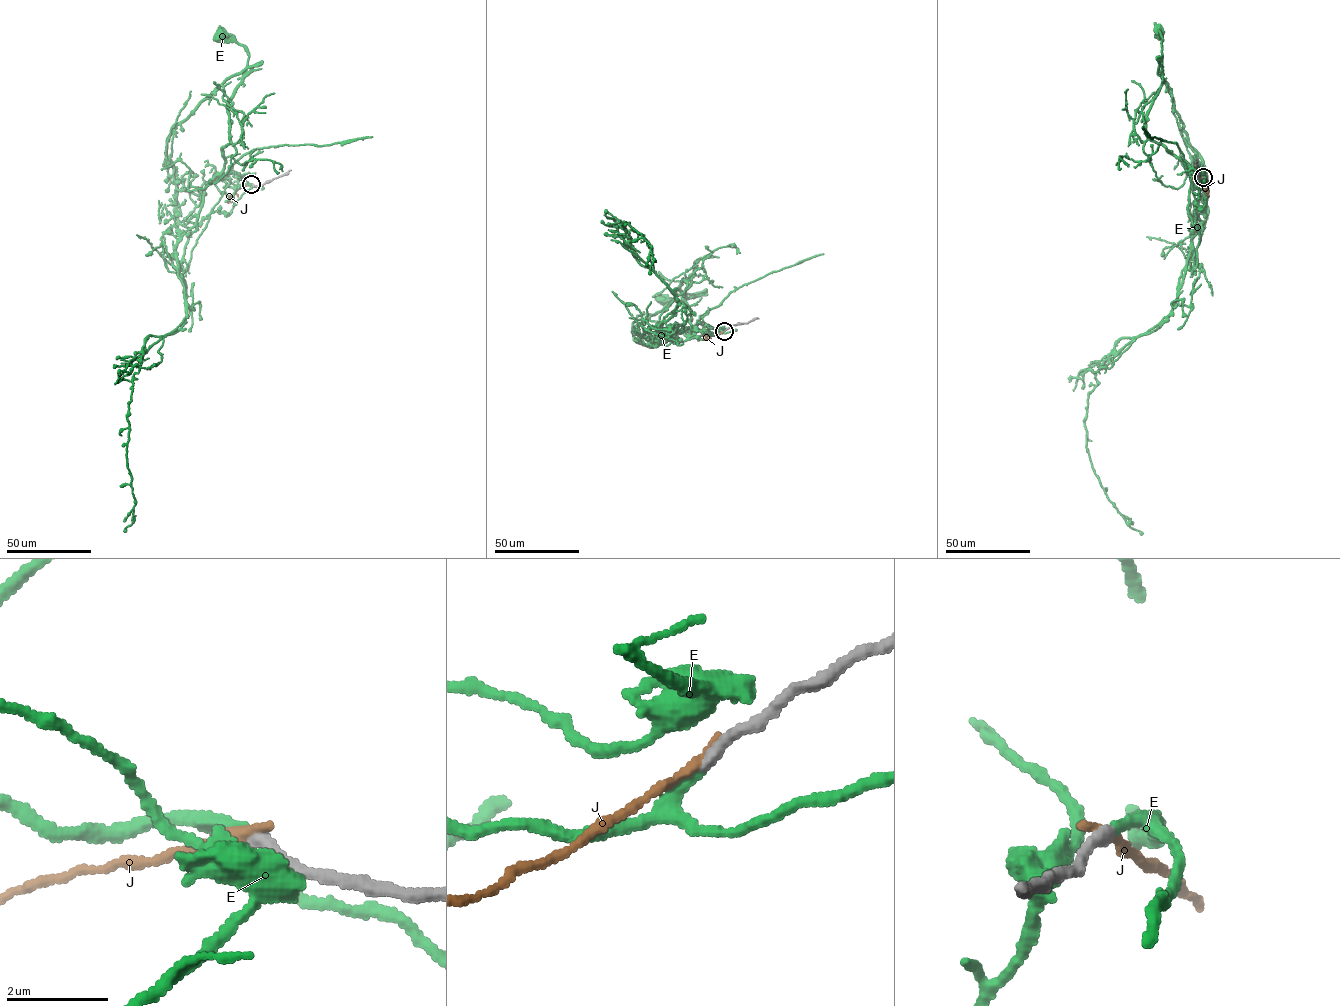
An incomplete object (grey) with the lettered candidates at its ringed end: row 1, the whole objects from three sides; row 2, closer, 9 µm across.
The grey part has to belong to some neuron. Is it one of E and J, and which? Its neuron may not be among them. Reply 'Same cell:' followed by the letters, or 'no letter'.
Same cell: E

